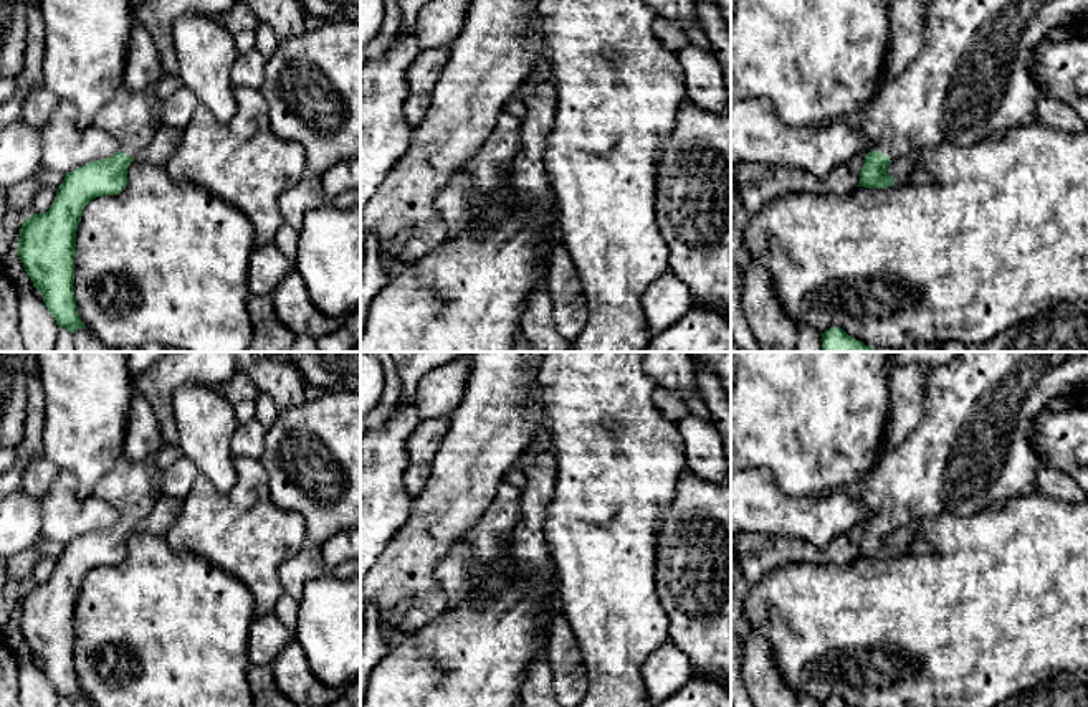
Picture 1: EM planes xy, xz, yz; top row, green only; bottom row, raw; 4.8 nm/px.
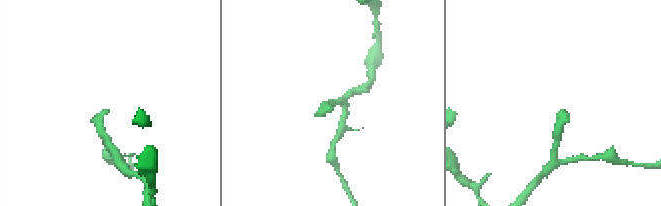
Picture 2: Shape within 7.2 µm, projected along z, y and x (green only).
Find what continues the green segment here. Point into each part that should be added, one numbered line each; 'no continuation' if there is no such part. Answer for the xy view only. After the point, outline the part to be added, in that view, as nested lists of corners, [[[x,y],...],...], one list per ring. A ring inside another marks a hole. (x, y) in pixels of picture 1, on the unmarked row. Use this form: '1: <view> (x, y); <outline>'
1: xy (129, 488); [[[122,456],[96,484],[91,496],[111,504],[126,525],[137,529],[159,497],[154,491],[154,476],[155,459],[136,463]]]

